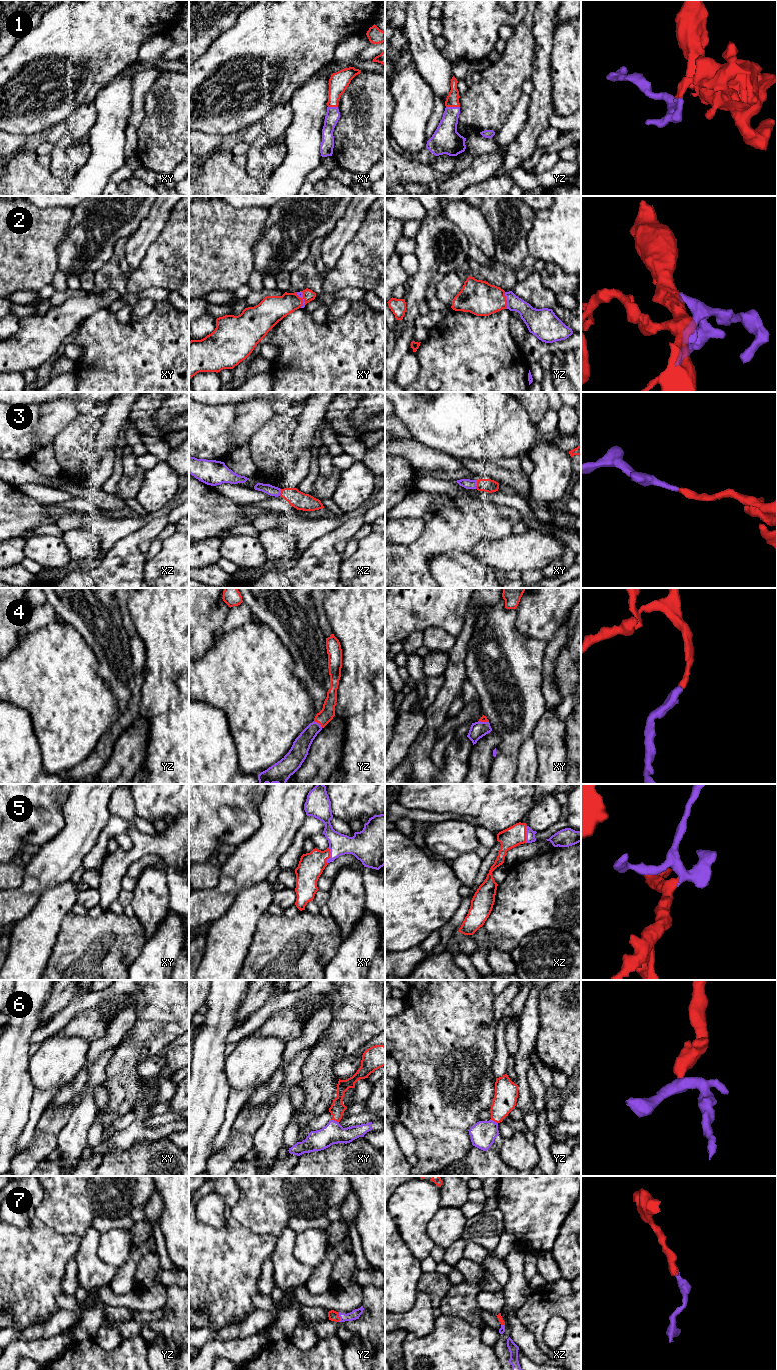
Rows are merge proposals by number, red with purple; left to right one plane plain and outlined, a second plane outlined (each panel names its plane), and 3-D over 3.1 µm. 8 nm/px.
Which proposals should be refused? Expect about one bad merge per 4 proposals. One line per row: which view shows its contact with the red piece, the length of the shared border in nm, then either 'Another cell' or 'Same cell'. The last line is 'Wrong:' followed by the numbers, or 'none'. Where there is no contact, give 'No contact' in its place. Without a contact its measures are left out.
1: Touches red in yz. Shared border 110 nm. Same cell
2: Touches red in yz. Shared border 140 nm. Same cell
3: Touches red in xy. Shared border 70 nm. Same cell
4: Touches red in yz. Shared border 90 nm. Same cell
5: Touches red in xy. Shared border 140 nm. Same cell
6: Touches red in xy. Shared border 70 nm. Same cell
7: Touches red in yz. Shared border 80 nm. Same cell
Wrong: none

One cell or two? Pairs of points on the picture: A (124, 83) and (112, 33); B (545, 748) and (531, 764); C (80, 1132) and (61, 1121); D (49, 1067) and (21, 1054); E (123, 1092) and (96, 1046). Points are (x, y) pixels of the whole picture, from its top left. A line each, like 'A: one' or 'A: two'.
A: two
B: two
C: two
D: two
E: two

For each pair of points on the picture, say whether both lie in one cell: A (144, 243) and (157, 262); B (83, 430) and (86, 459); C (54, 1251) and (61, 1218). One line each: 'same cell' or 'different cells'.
A: different cells
B: same cell
C: different cells

